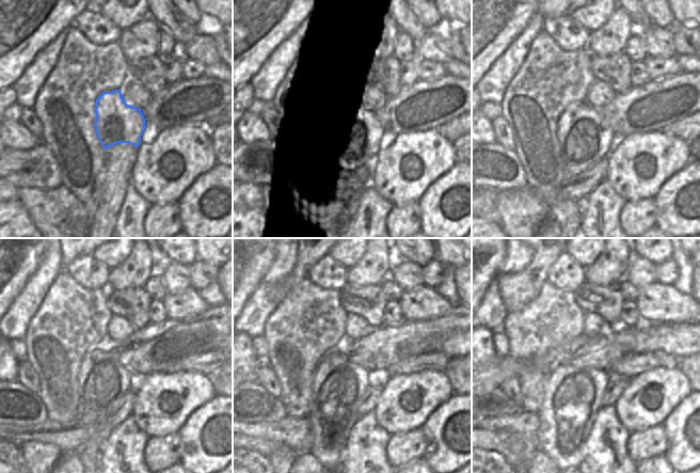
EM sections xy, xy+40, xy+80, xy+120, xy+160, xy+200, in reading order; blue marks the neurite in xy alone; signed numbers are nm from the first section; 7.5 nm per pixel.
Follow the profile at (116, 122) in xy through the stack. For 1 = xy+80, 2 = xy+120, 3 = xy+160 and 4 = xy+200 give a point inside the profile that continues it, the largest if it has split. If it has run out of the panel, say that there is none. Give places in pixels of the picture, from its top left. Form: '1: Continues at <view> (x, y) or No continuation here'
1: Continues at xy+80 (583, 140)
2: Continues at xy+120 (102, 381)
3: Continues at xy+160 (338, 384)
4: Continues at xy+200 (572, 395).

